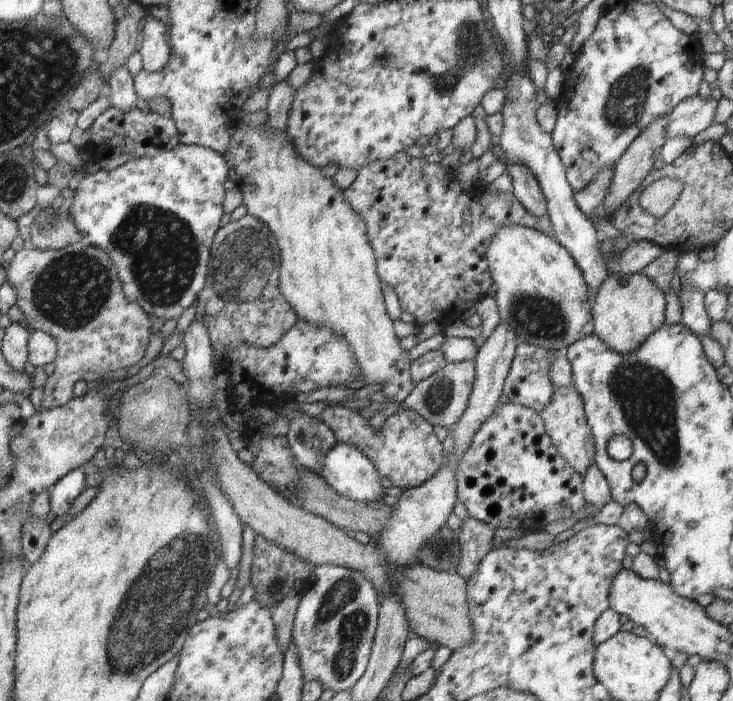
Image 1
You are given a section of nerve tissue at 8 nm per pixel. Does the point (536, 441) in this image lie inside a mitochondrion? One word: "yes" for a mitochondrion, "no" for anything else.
no

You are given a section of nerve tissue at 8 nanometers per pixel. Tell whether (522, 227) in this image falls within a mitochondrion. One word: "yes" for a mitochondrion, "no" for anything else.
no

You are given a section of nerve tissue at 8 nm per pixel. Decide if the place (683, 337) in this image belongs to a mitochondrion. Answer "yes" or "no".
no

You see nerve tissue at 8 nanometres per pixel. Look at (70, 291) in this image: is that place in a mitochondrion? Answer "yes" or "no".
yes

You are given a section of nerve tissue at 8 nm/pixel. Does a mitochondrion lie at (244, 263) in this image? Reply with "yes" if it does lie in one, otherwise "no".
yes

